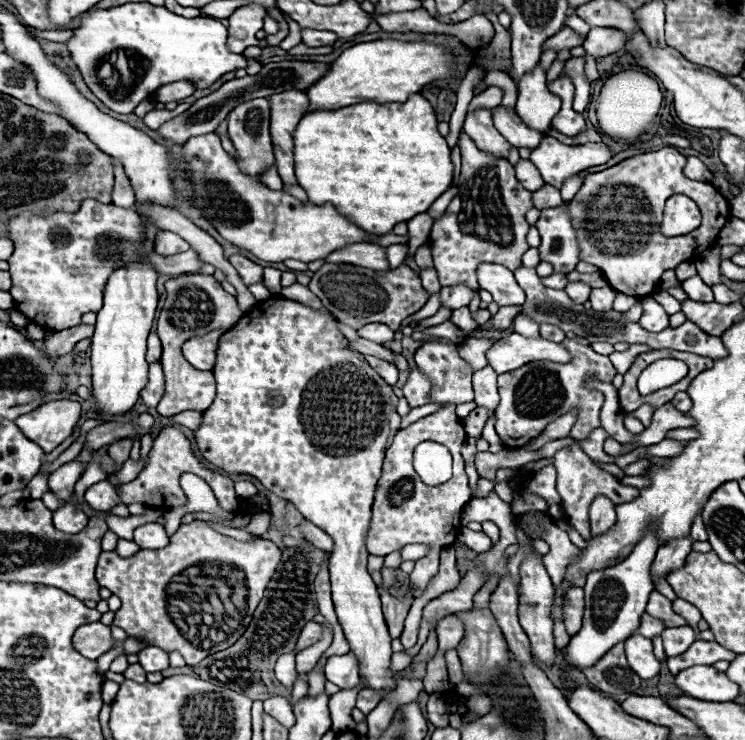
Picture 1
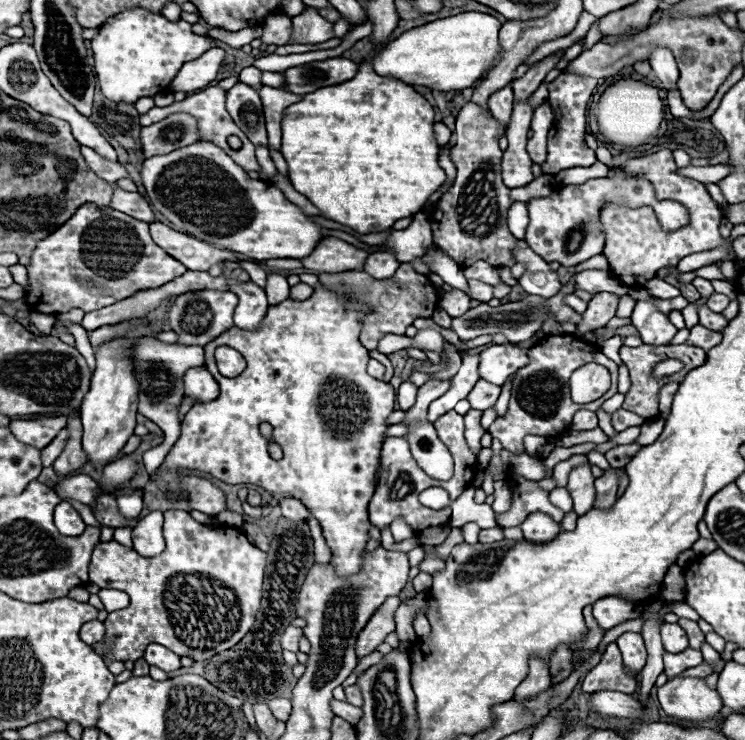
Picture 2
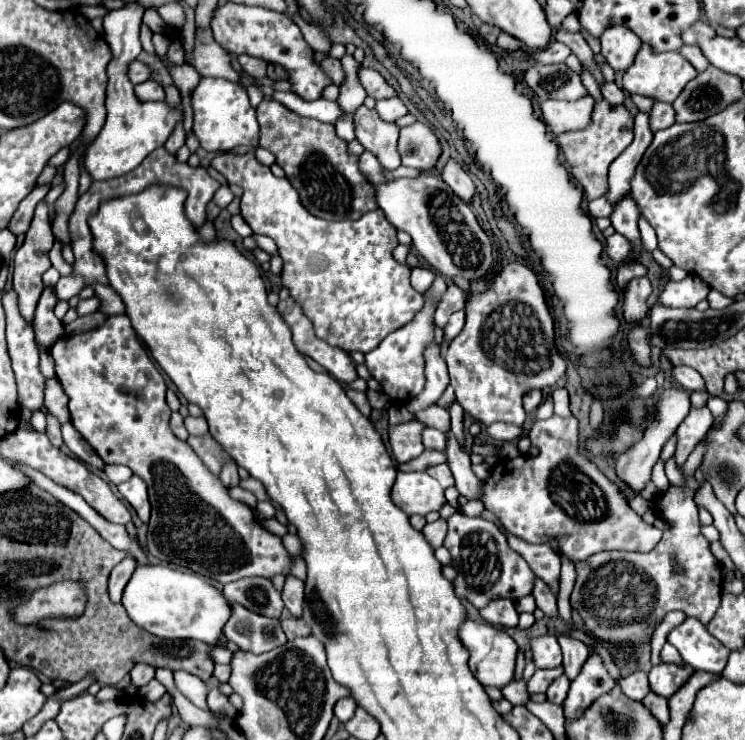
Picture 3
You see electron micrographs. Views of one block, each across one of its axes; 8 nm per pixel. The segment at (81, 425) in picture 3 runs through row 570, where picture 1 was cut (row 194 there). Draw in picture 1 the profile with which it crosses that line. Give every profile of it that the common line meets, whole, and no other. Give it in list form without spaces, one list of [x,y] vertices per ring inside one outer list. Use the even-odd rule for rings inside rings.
[[[214,132],[190,138],[184,144],[182,158],[190,170],[194,204],[208,214],[214,228],[228,242],[250,250],[262,260],[284,262],[294,258],[302,262],[314,262],[350,244],[374,244],[374,234],[358,228],[332,206],[314,206],[310,202],[302,204],[286,192],[268,190],[264,184],[244,176],[232,158],[228,158],[220,138]]]

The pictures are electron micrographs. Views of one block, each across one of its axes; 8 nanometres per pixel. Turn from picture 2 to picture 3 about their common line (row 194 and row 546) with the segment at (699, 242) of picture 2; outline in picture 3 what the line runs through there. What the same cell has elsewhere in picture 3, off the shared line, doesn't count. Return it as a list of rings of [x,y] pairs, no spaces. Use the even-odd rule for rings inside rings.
[[[684,476],[684,480],[684,486],[672,486],[654,496],[658,516],[670,526],[654,550],[646,554],[604,550],[576,564],[576,584],[570,604],[586,624],[590,636],[612,646],[634,644],[640,648],[672,610],[680,610],[704,626],[716,614],[720,606],[722,566],[712,556],[710,542],[700,532],[698,508],[692,500],[698,480],[694,476]],[[674,562],[682,564],[684,574],[674,572]]]

